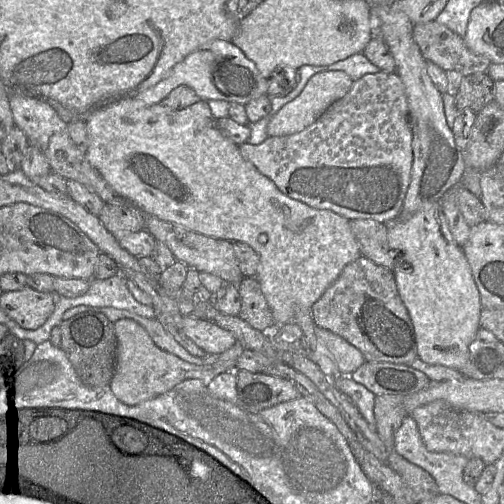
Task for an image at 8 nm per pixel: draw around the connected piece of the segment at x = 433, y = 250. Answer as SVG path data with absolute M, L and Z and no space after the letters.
M439 202L421 207L407 219L397 219L388 225L388 243L395 252L395 277L399 295L411 318L418 357L433 365L460 370L469 355L469 345L480 328L482 310L480 293L463 249L455 242Z

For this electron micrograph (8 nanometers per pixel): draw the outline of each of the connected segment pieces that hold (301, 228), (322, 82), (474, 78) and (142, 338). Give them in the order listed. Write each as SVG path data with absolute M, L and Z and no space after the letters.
M125 98L97 110L85 121L85 124L88 140L84 152L87 160L98 170L117 194L127 199L145 215L155 216L161 220L213 238L231 242L244 242L258 253L260 262L256 278L274 318L273 328L268 331L269 335L275 333L283 325L292 323L298 311L311 310L313 304L339 277L343 268L362 256L359 245L352 233L349 219L330 210L312 208L282 193L272 180L261 174L251 162L245 160L239 151L239 146L221 132L218 119L212 114L209 105L204 100L200 100L184 109L173 109L161 103L147 105L136 98Z
M320 71L314 74L302 92L272 117L267 125L268 136L292 135L312 125L335 101L348 93L353 82L351 77L344 71Z
M474 73L463 76L457 94L456 104L459 110L471 109L478 113L495 99L495 80L486 73Z
M120 319L114 323L117 339L116 367L110 388L113 394L127 405L137 405L172 390L186 379L199 379L209 383L215 376L237 370L236 364L244 352L237 342L230 349L215 356L209 365L190 364L177 356L160 349L139 323L131 319Z

